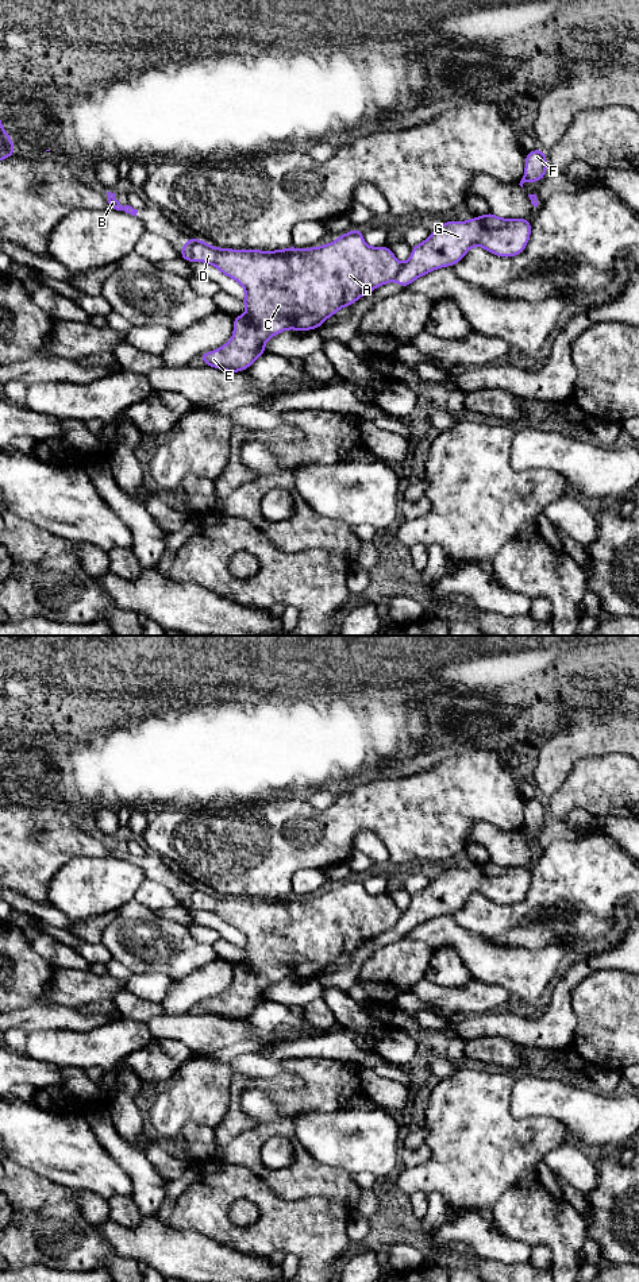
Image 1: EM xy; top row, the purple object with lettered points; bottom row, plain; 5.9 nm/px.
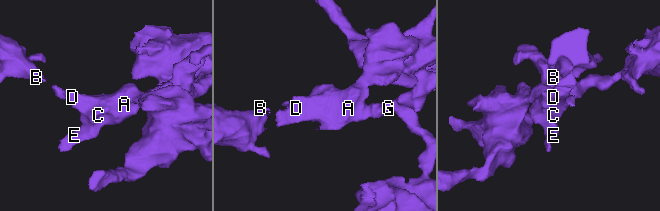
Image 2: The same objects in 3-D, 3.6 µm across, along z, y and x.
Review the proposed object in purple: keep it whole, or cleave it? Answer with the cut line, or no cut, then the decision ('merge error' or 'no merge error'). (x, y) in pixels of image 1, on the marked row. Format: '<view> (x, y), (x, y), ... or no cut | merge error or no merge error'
xy (403, 265), (392, 280) | merge error

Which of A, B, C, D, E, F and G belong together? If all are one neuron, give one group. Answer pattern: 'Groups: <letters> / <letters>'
Groups: A B C D E / F G

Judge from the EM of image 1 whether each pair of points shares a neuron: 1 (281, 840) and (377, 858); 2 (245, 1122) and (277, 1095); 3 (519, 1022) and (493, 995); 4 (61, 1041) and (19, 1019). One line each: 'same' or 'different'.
1: different
2: same
3: different
4: different

